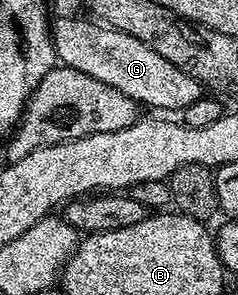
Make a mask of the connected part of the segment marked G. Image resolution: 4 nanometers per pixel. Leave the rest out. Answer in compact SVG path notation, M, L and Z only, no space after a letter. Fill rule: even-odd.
M67 17L52 25L53 45L58 61L64 67L91 74L91 78L99 78L99 82L107 82L107 86L123 90L127 98L144 107L146 104L149 108L182 110L203 96L201 81L191 78L191 74L183 74L179 66L171 66L163 54L155 54L155 50L139 42L139 38L131 38L131 34L123 34L123 30L110 28L96 19L83 19Z

